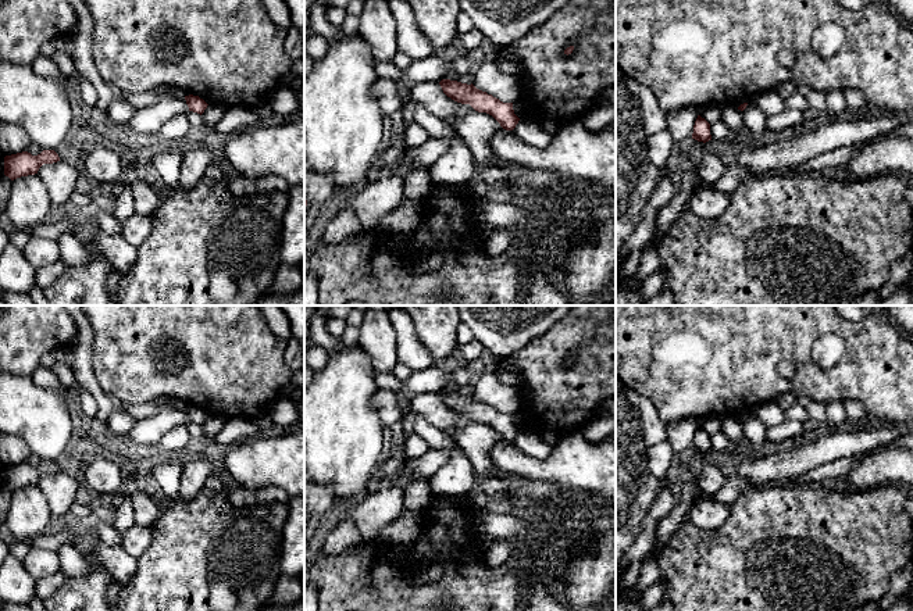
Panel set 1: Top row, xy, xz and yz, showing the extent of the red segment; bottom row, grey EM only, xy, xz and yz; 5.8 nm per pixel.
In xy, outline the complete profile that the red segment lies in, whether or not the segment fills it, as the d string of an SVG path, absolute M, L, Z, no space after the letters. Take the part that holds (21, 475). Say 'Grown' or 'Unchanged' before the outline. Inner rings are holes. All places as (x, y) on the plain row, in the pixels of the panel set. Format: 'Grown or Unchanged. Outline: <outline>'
Unchanged. Outline: M43 461L38 467L32 467L28 462L6 467L4 486L14 492L21 487L35 486L43 475L57 472L60 472L60 468L54 461Z

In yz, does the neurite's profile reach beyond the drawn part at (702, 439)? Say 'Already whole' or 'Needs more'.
Already whole

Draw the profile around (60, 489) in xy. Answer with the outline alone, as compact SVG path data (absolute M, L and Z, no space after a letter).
M64 472L53 475L43 475L38 487L43 493L54 517L63 517L69 512L71 505L76 501L76 492L79 489L78 480Z

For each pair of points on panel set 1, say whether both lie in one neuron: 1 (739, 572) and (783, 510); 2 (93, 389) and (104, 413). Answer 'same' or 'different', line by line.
1: same
2: same

